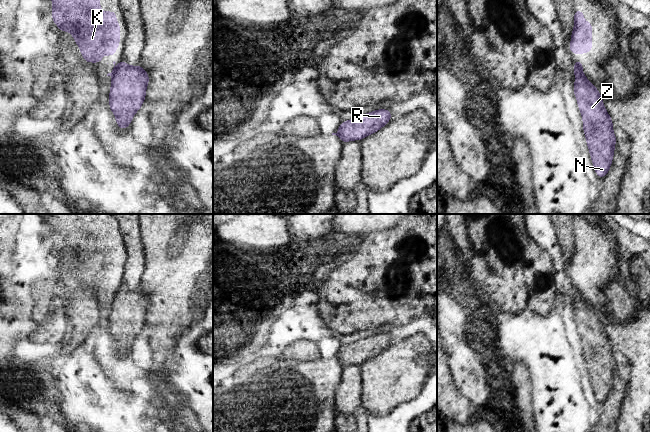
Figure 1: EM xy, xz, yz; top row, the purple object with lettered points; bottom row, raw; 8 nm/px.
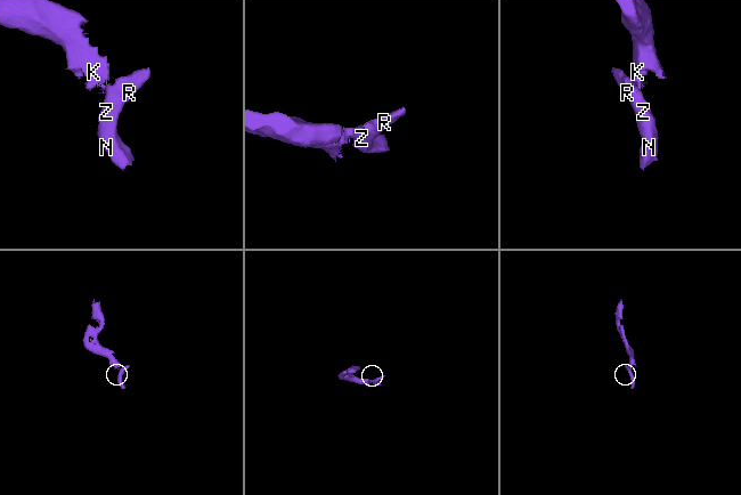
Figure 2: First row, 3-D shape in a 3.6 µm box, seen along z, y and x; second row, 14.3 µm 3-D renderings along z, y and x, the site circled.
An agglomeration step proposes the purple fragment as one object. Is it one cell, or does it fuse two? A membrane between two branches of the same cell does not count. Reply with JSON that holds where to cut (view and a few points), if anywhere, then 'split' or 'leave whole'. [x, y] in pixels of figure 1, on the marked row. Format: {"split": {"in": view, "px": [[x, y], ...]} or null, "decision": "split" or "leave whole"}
{"split": {"in": "xy", "px": [[116, 67], [112, 75]]}, "decision": "split"}

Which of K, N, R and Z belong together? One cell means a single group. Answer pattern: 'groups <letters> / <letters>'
groups K / N R Z

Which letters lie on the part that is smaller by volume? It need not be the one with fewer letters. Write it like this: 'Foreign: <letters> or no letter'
Foreign: N, R, Z

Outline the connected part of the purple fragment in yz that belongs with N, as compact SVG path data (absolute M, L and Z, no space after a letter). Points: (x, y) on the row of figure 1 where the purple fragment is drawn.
M574 64L574 95L583 120L586 137L594 170L598 177L604 178L612 164L615 143L613 123L605 109L599 90L586 78L580 68Z

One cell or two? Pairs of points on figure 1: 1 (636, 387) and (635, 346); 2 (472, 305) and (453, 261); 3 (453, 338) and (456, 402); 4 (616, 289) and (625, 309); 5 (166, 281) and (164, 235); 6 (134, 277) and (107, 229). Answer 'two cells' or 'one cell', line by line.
1: one cell
2: one cell
3: two cells
4: one cell
5: one cell
6: two cells

